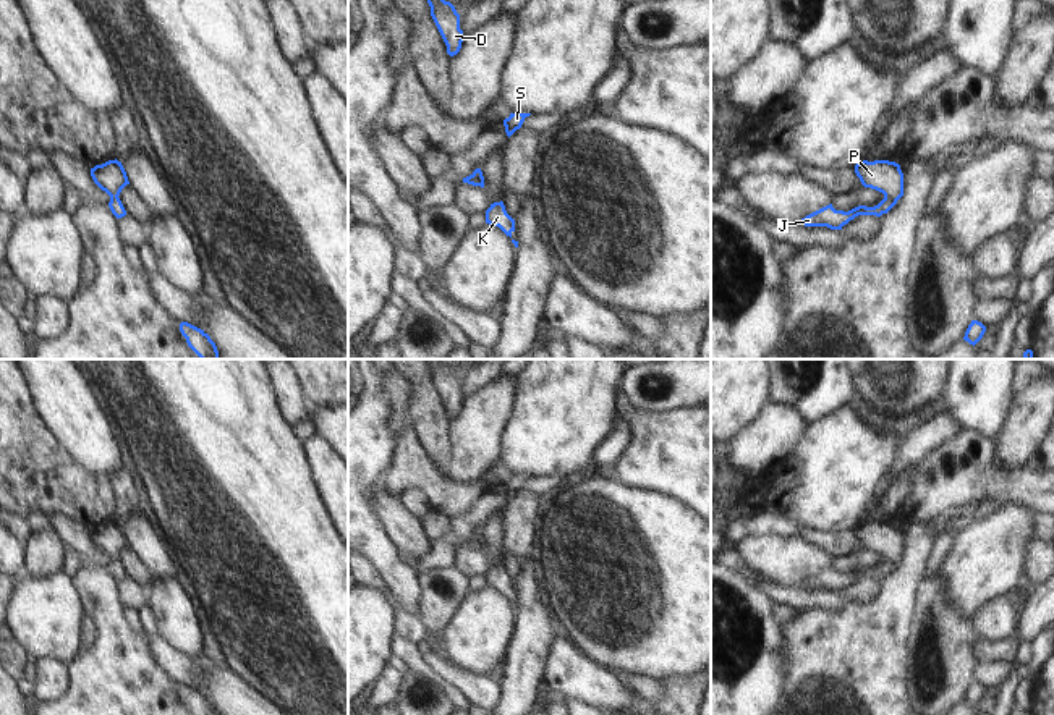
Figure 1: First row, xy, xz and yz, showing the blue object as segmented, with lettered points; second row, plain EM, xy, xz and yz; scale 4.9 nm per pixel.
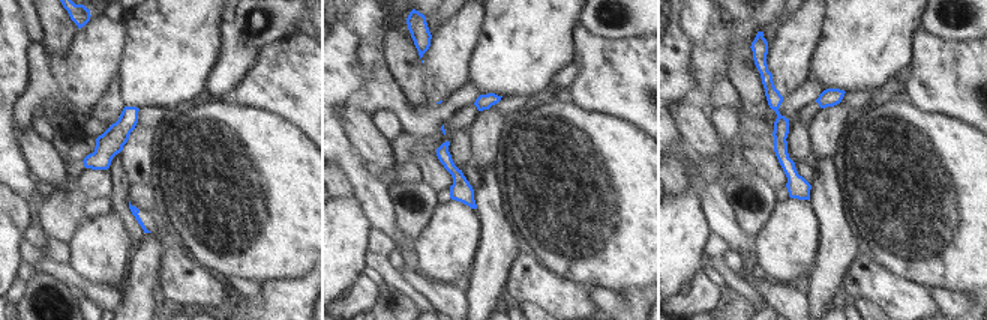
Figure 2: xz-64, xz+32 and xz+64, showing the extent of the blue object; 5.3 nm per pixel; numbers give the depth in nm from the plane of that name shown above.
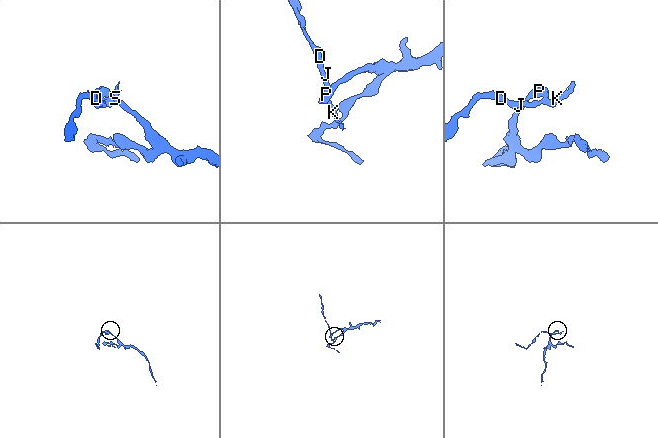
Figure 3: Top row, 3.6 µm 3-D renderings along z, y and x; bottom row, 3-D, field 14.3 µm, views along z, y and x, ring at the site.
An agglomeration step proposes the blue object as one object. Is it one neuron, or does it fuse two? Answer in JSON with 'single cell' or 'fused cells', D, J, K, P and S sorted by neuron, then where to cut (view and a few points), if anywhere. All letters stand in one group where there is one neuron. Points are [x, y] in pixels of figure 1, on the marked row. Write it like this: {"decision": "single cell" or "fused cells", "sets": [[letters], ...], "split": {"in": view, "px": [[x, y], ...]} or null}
{"decision": "fused cells", "sets": [["D", "J", "K"], ["P", "S"]], "split": {"in": "yz", "px": [[884, 196], [896, 201]]}}

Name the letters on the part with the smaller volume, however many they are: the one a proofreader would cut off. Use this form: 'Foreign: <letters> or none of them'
Foreign: D, J, K

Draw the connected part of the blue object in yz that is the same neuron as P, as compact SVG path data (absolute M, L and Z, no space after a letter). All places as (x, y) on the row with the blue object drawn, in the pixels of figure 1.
M863 160L855 165L855 173L865 188L876 189L884 197L899 201L903 196L903 173L900 165L889 160Z

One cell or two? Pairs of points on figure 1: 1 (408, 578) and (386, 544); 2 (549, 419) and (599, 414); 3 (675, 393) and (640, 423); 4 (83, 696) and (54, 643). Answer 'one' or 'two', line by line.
1: one
2: one
3: two
4: two

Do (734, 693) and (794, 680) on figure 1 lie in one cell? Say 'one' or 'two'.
two

